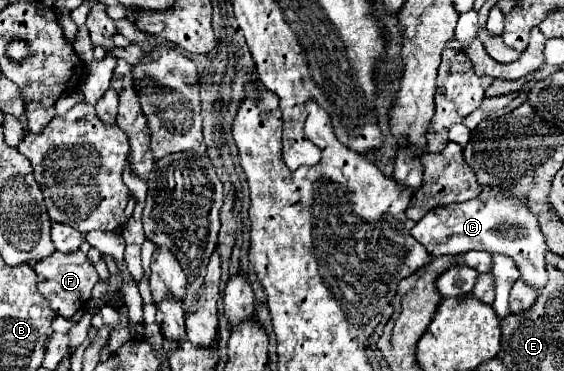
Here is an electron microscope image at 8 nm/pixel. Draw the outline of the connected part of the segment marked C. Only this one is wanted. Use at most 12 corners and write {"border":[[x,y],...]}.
{"border":[[526,198],[440,206],[410,232],[430,256],[510,256],[548,282],[546,236]]}

